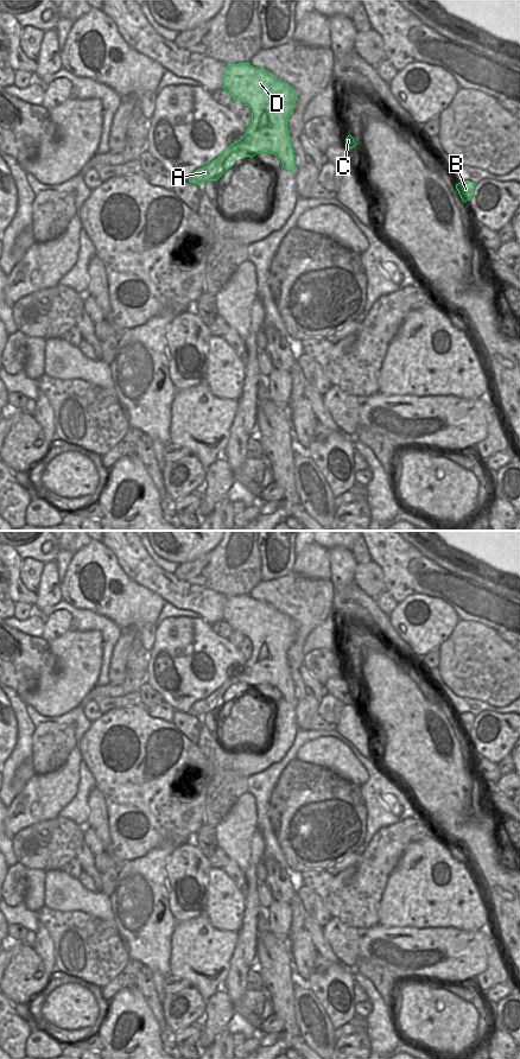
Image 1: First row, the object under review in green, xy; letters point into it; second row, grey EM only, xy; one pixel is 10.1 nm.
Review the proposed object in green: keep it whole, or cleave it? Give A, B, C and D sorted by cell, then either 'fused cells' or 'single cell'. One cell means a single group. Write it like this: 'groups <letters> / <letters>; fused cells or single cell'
groups A B C D; single cell

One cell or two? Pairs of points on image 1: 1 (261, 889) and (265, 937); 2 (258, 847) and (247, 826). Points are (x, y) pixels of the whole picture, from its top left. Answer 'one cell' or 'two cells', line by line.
1: two cells
2: two cells

